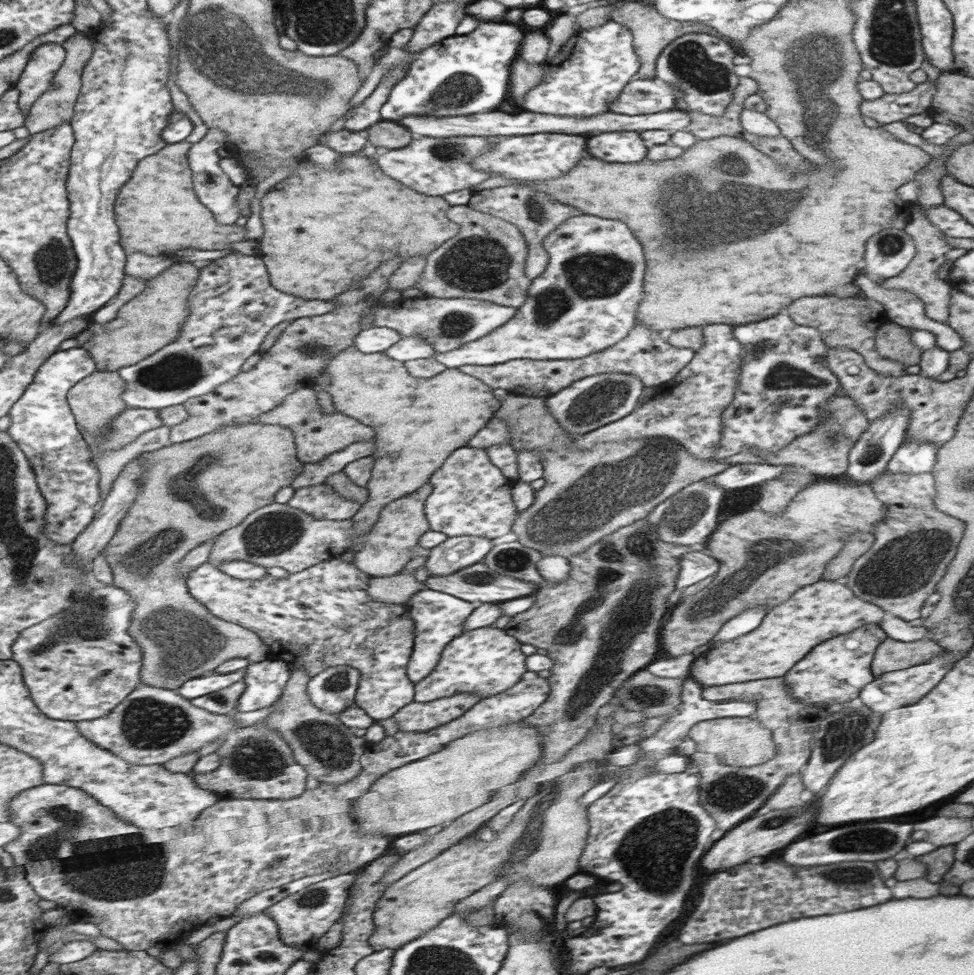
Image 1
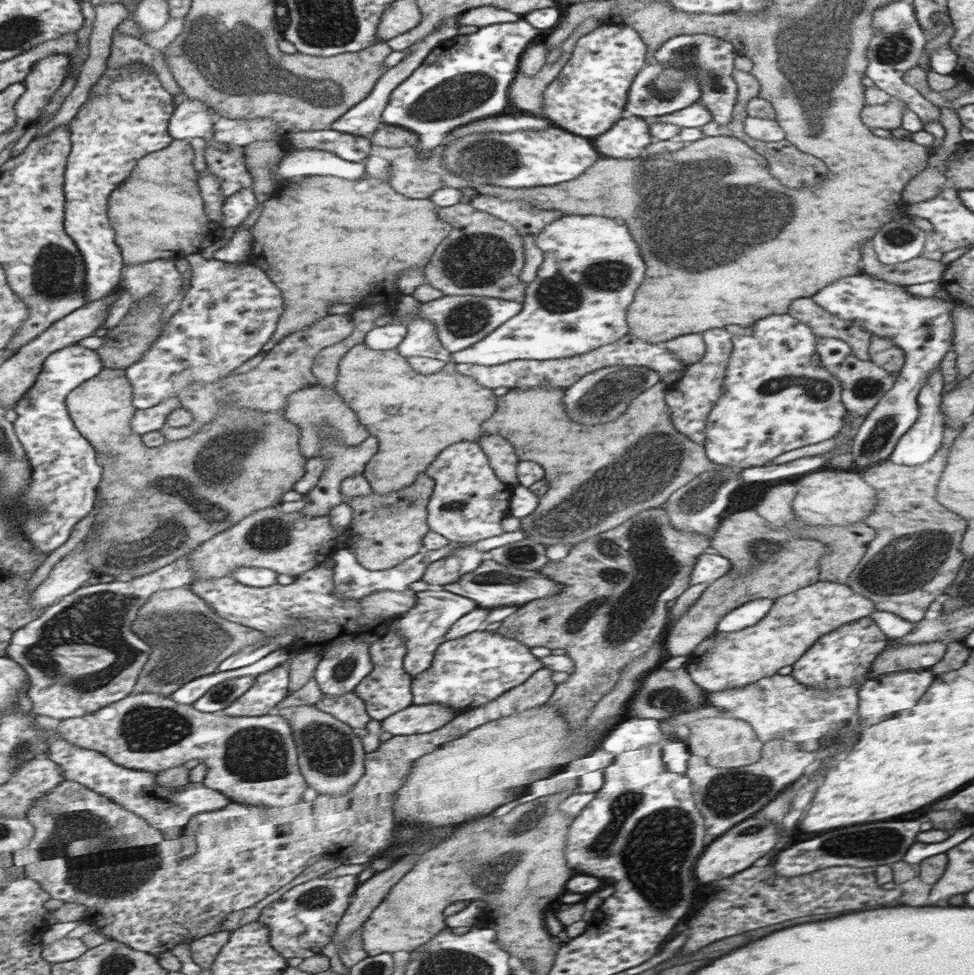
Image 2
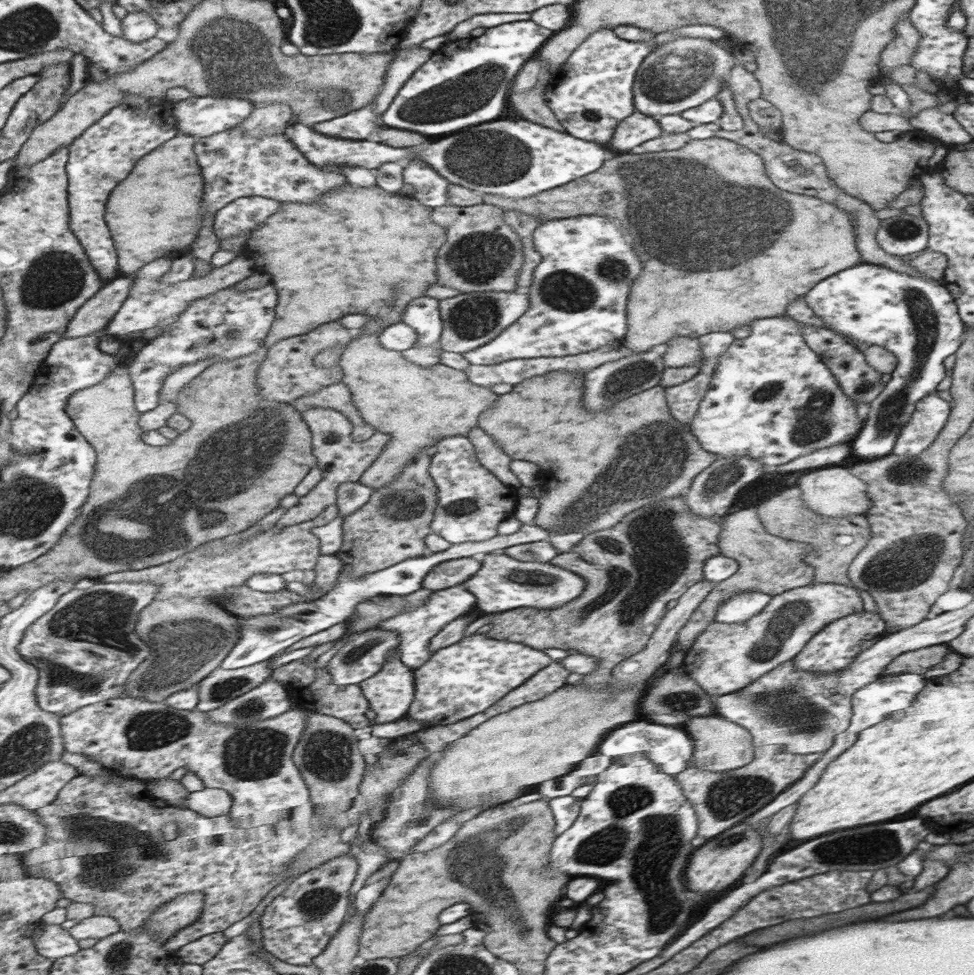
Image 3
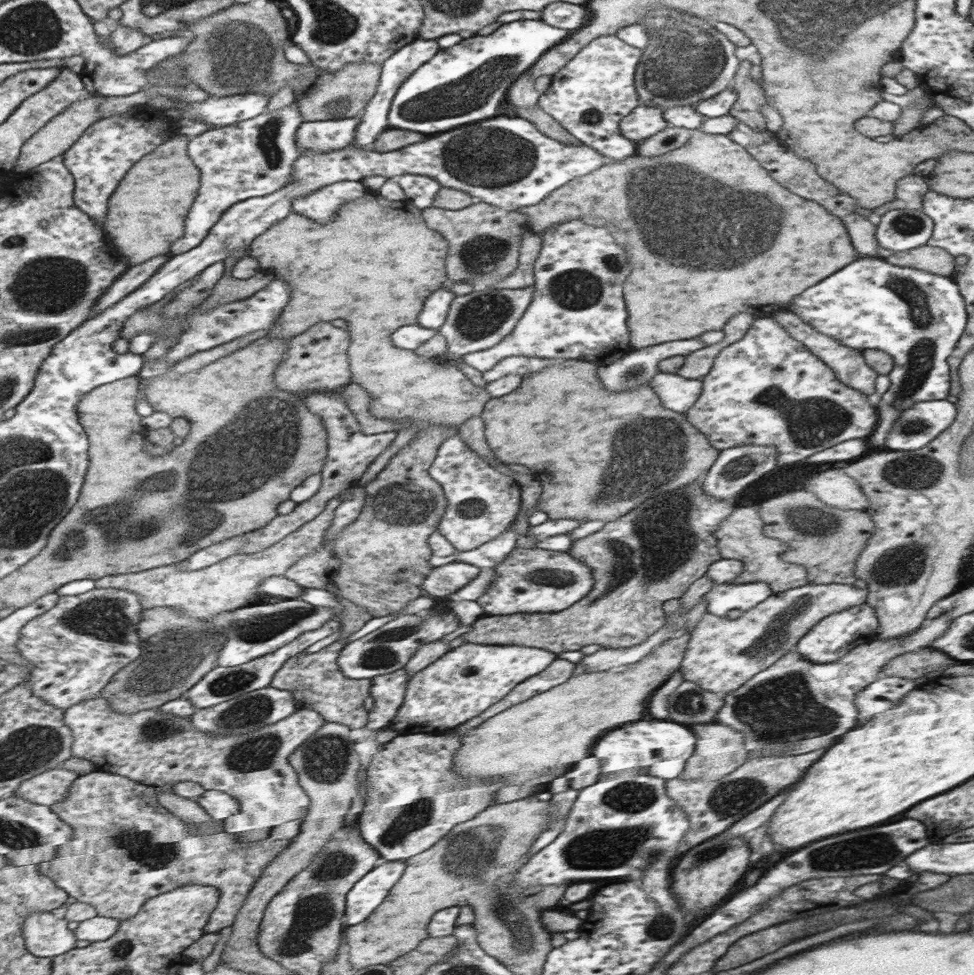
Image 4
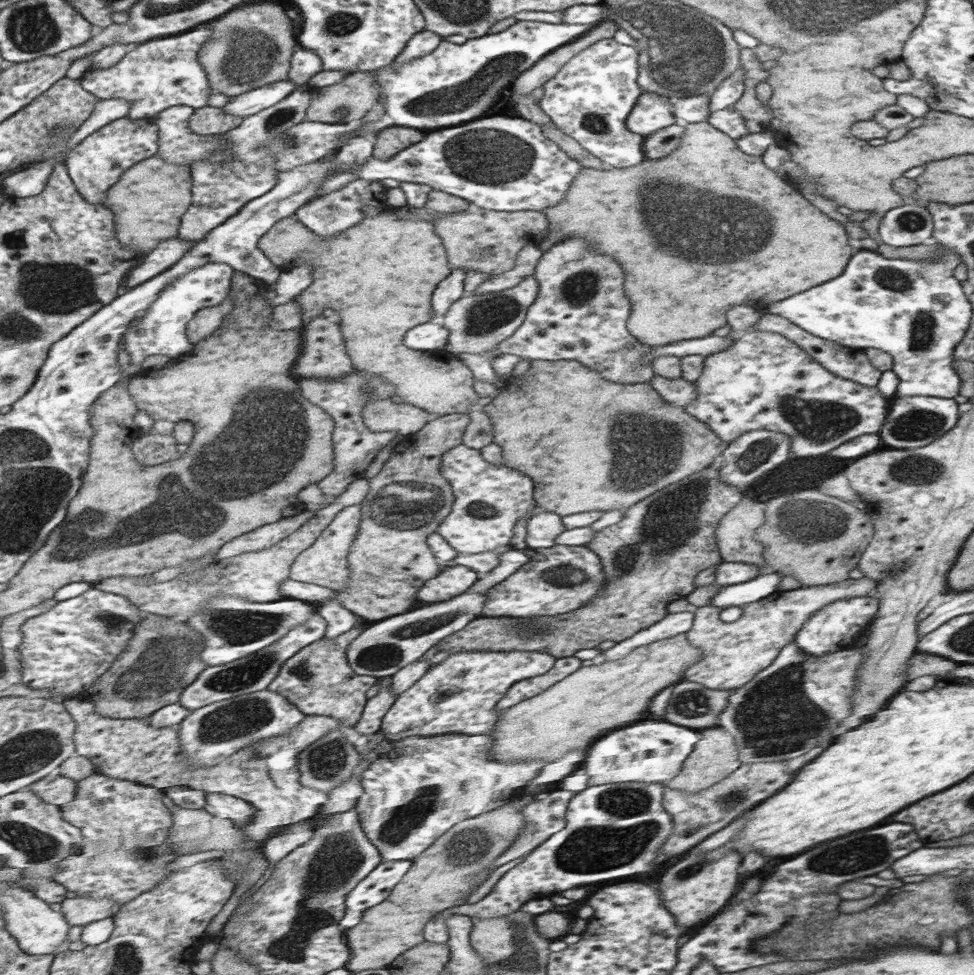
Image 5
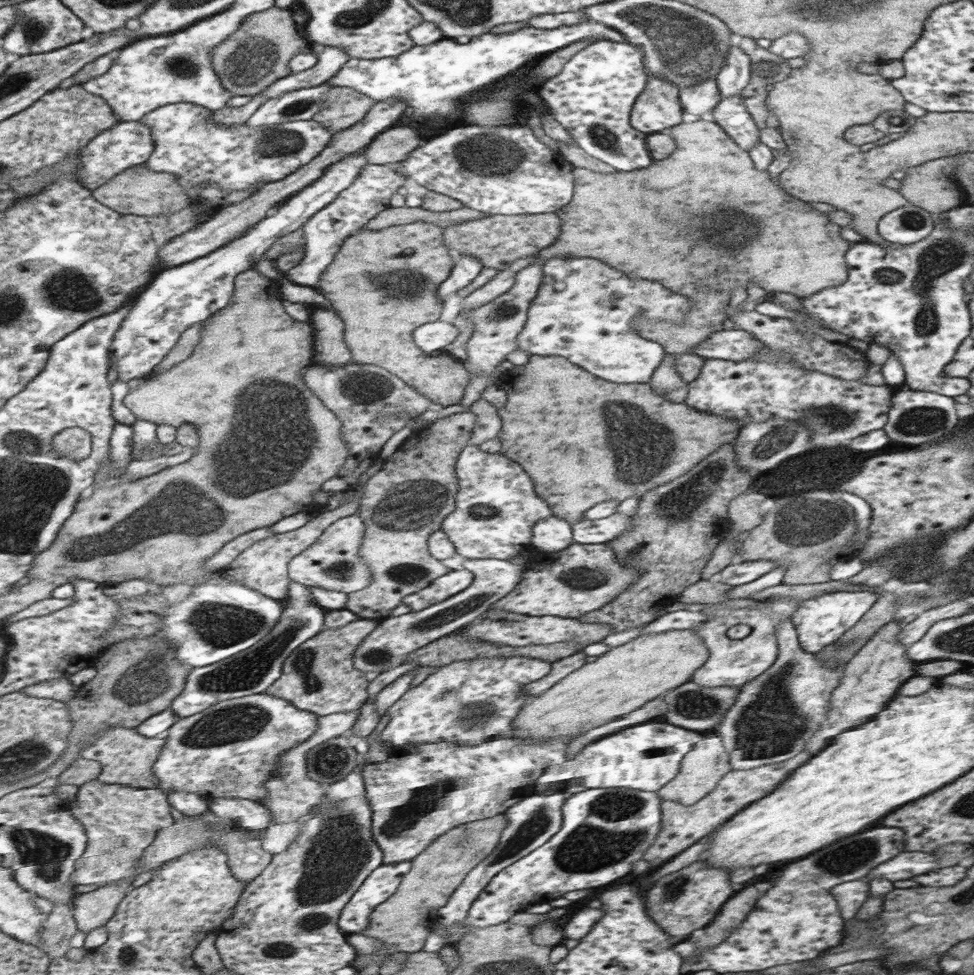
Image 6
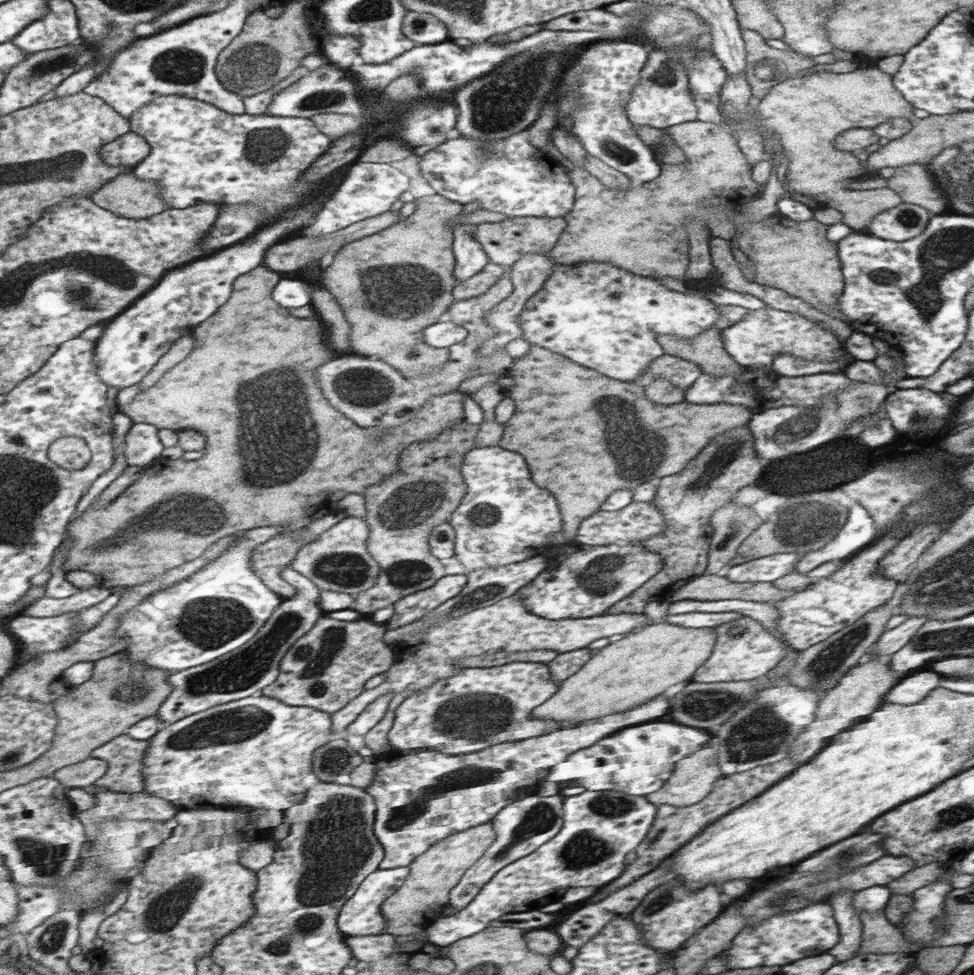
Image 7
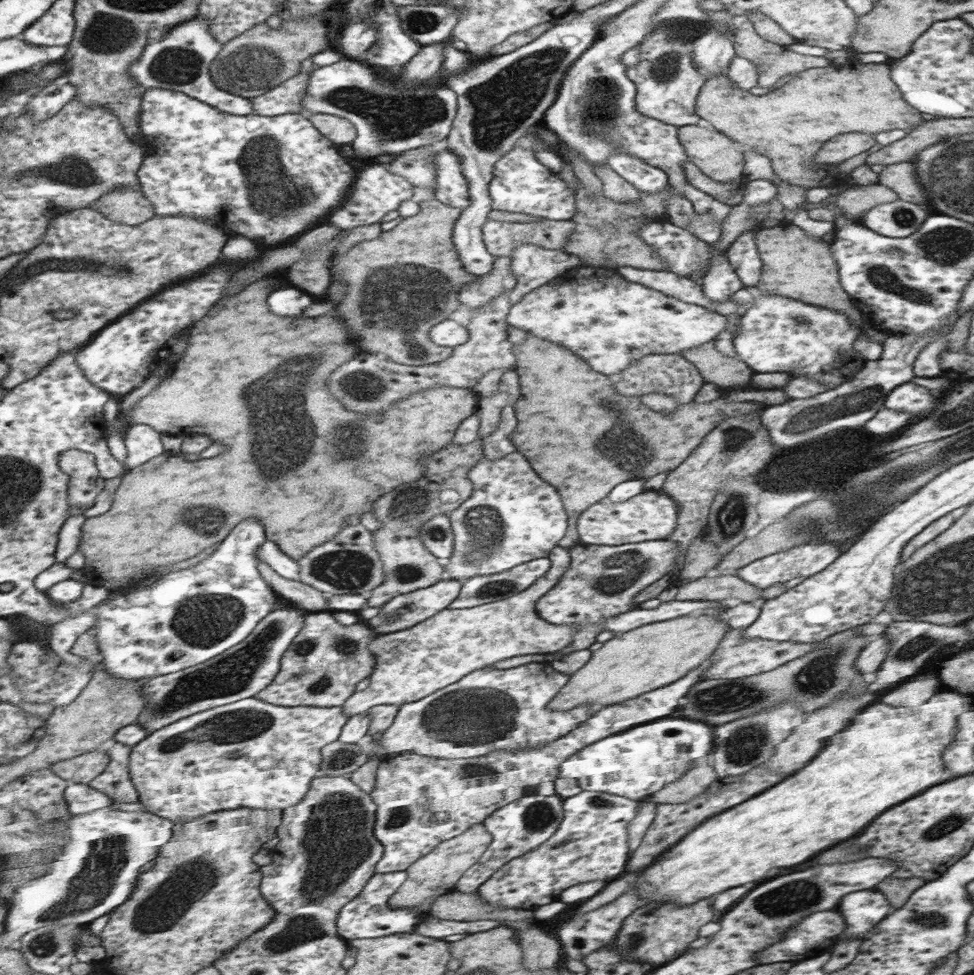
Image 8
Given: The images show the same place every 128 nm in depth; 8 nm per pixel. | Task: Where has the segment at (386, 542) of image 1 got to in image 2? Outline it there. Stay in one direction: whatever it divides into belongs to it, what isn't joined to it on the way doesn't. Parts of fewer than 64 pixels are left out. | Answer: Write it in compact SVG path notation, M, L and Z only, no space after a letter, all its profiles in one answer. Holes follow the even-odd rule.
M419 473L411 486L388 494L388 496L380 496L380 494L371 496L371 498L369 498L369 494L353 496L351 501L347 503L351 509L349 525L352 530L347 548L355 555L355 560L370 571L382 571L417 554L419 550L423 550L422 540L428 532L427 504L434 486L434 480L431 480L424 473Z

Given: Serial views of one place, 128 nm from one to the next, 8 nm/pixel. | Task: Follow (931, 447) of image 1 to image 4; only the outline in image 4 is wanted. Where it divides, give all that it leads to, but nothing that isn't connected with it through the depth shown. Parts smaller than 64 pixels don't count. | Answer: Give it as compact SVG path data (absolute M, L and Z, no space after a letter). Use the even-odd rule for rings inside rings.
M933 400L917 402L911 409L901 412L892 431L887 436L884 444L886 450L907 450L913 451L923 448L930 440L933 440L954 420L956 409L954 404L947 400Z

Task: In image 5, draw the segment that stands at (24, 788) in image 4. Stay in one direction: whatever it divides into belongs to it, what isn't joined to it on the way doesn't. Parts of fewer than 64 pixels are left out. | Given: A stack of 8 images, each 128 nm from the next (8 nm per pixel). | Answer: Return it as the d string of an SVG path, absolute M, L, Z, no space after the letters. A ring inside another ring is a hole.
M49 774L45 778L34 782L28 790L37 793L37 796L59 807L69 805L77 796L78 782L61 774Z

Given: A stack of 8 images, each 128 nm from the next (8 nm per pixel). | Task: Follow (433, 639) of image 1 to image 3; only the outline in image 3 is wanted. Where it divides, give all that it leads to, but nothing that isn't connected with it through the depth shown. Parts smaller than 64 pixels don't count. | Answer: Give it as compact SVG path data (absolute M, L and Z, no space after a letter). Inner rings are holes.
M461 584L444 588L440 591L431 591L421 606L417 606L414 610L407 613L385 619L383 628L397 632L397 636L400 637L399 643L397 643L400 661L407 665L409 670L415 672L416 668L423 666L424 662L430 657L431 652L429 652L428 644L433 636L447 623L451 623L455 618L467 614L475 604L473 594L463 588Z

